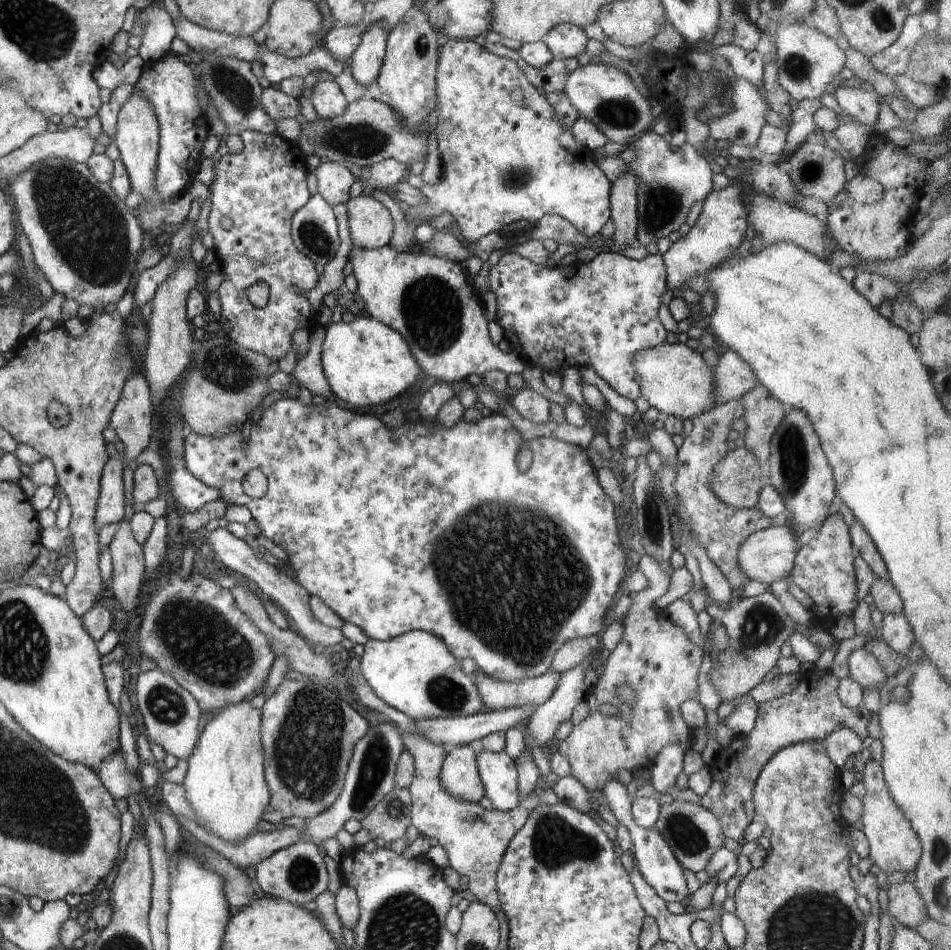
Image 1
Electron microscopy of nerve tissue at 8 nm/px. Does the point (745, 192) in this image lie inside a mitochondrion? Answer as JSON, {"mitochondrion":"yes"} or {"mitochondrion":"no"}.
{"mitochondrion":"no"}

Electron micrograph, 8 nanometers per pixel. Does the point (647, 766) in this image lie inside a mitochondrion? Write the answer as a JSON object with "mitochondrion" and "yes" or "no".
{"mitochondrion":"no"}

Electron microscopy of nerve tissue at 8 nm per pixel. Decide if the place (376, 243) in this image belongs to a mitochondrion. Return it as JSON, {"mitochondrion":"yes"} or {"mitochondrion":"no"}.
{"mitochondrion":"no"}

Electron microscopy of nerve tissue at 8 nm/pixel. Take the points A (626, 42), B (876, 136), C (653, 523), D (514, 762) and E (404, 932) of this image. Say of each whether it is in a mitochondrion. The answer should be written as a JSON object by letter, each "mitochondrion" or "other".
{"A":"other","B":"other","C":"mitochondrion","D":"other","E":"mitochondrion"}

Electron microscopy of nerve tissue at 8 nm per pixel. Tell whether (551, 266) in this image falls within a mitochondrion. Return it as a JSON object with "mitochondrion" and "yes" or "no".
{"mitochondrion":"no"}

